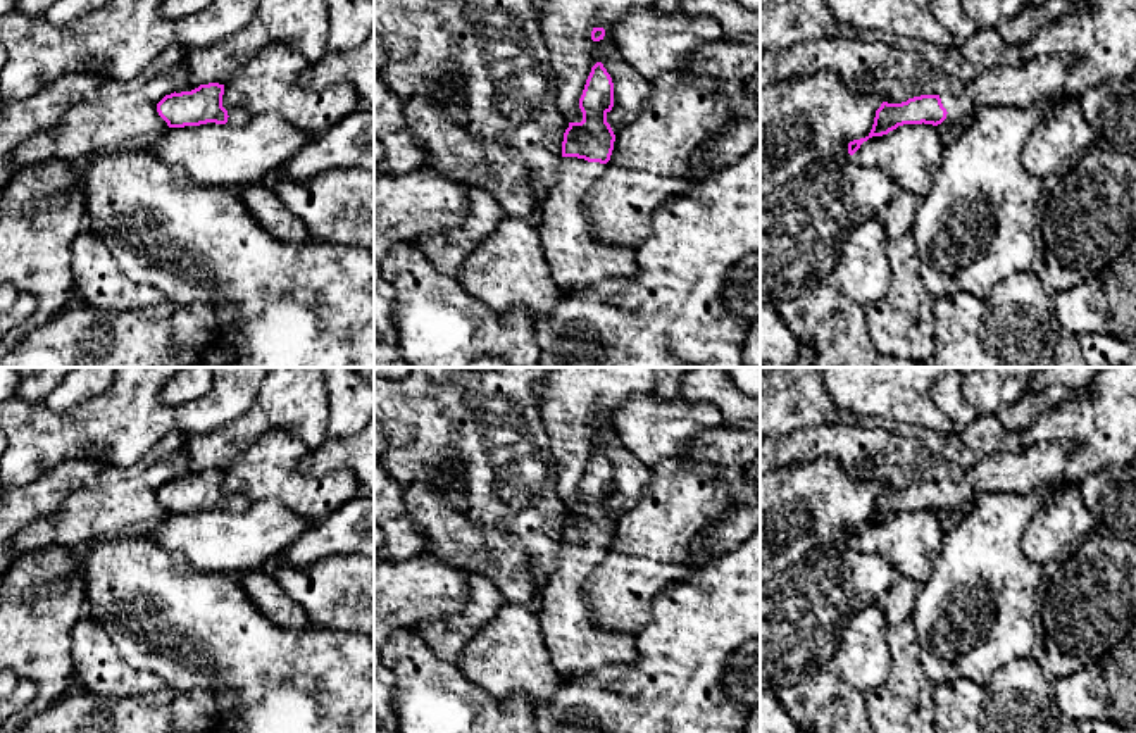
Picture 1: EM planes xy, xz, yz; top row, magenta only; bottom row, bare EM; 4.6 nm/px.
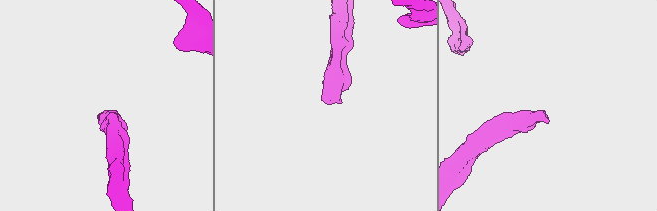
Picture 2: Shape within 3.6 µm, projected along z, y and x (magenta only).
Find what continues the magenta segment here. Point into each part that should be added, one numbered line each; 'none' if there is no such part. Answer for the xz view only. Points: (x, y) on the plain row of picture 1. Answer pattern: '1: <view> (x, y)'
1: xz (576, 647)

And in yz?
1: yz (1033, 468)

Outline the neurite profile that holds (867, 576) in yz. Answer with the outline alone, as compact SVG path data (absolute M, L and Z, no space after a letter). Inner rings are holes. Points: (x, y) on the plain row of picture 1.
M853 542L815 547L760 585L760 690L774 692L827 669L838 640L862 609L884 604L900 573L886 559L862 554Z

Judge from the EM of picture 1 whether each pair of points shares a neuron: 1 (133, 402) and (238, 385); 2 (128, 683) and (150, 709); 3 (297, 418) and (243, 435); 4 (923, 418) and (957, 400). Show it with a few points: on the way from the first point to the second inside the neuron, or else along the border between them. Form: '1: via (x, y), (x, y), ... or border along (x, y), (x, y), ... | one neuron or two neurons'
1: via (159, 416), (205, 416), (212, 411) | one neuron
2: border along (168, 685), (145, 694), (97, 695) | two neurons
3: via (283, 418), (261, 418), (257, 421) | one neuron
4: border along (931, 385), (931, 399), (945, 414), (954, 432) | two neurons

